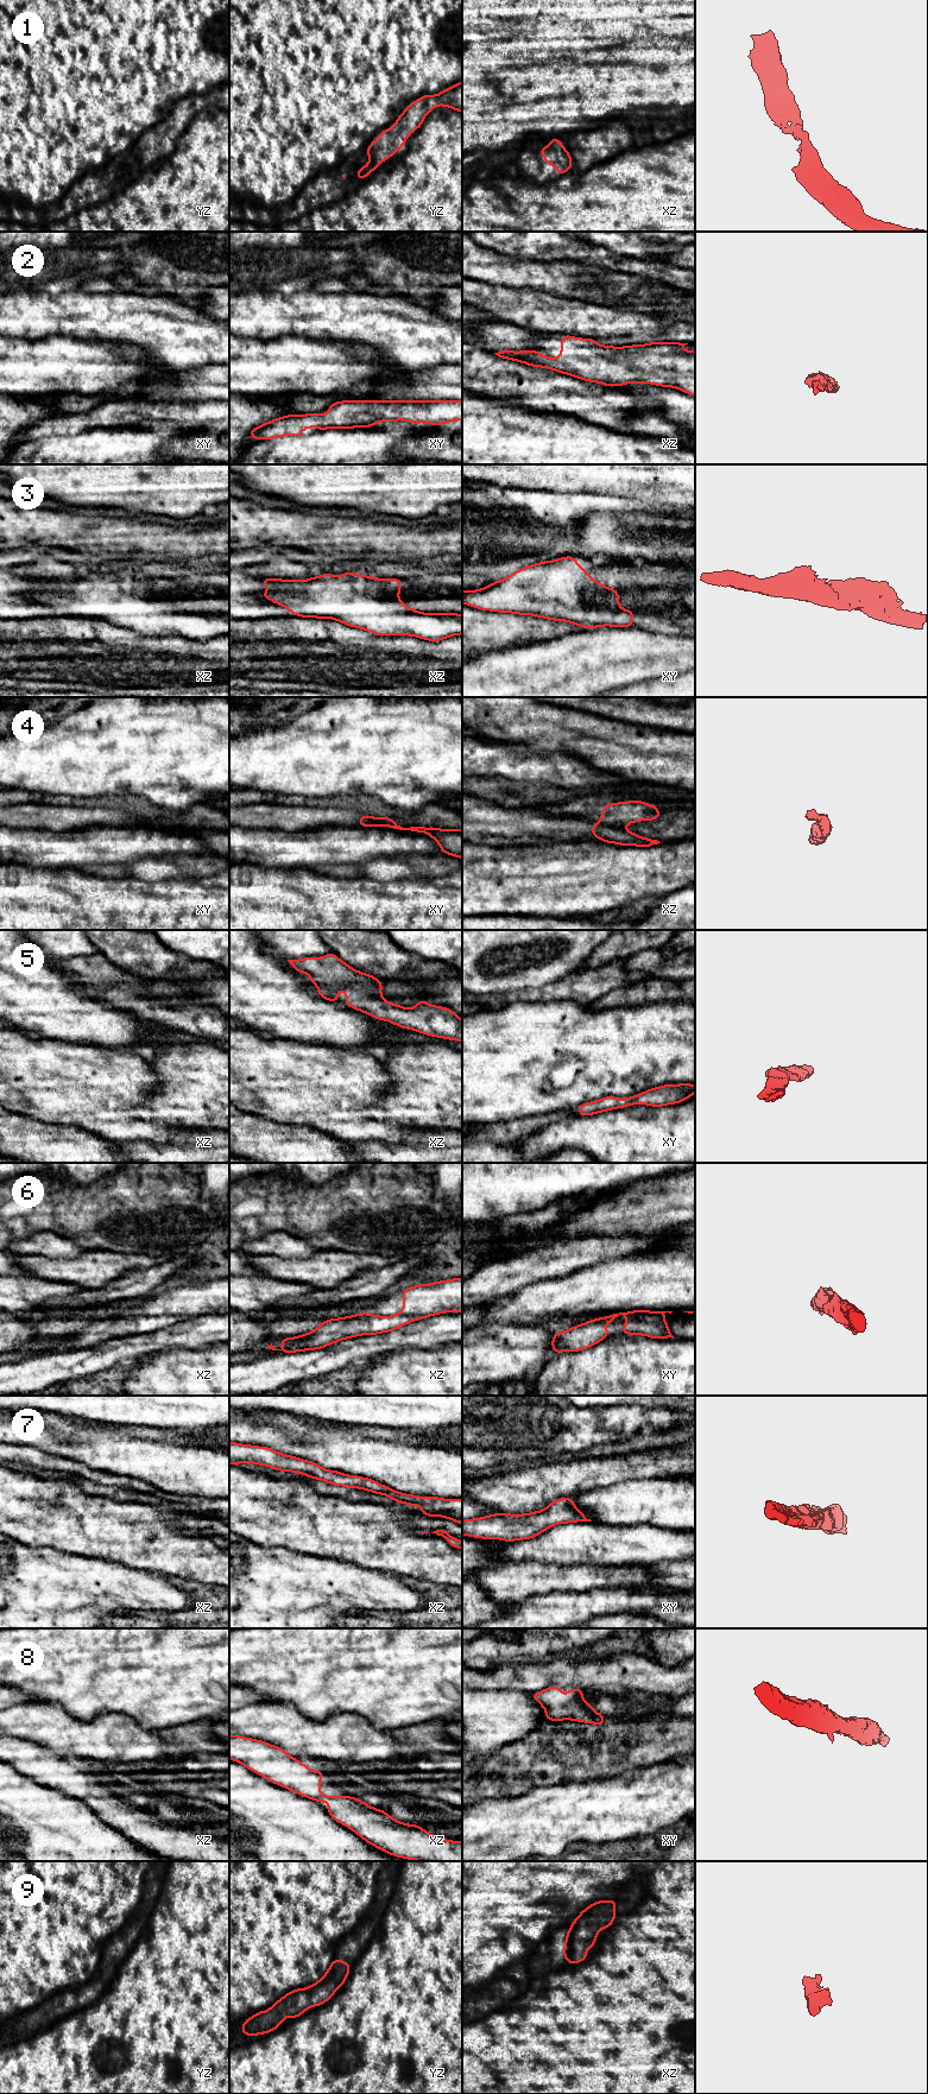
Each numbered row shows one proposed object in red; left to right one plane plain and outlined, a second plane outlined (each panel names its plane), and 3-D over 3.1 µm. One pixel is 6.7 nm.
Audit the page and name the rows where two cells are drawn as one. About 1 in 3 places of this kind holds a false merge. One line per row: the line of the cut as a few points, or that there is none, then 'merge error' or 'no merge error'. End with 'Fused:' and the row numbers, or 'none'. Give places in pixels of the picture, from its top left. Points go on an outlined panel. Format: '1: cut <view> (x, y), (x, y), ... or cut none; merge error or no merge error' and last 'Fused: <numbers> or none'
1: cut none; no merge error
2: cut none; no merge error
3: cut none; no merge error
4: cut xz (599, 821), (606, 824), (623, 826); merge error
5: cut none; no merge error
6: cut none; no merge error
7: cut none; no merge error
8: cut none; no merge error
9: cut none; no merge error
Fused: 4

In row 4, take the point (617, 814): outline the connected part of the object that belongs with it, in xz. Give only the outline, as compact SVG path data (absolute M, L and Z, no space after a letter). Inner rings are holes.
M643 801L619 802L602 805L601 824L625 825L638 821L657 820L659 810Z

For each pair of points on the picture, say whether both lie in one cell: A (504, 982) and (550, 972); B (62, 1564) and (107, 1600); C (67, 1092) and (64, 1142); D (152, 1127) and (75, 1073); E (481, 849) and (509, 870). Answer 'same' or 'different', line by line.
A: same
B: same
C: different
D: same
E: same

